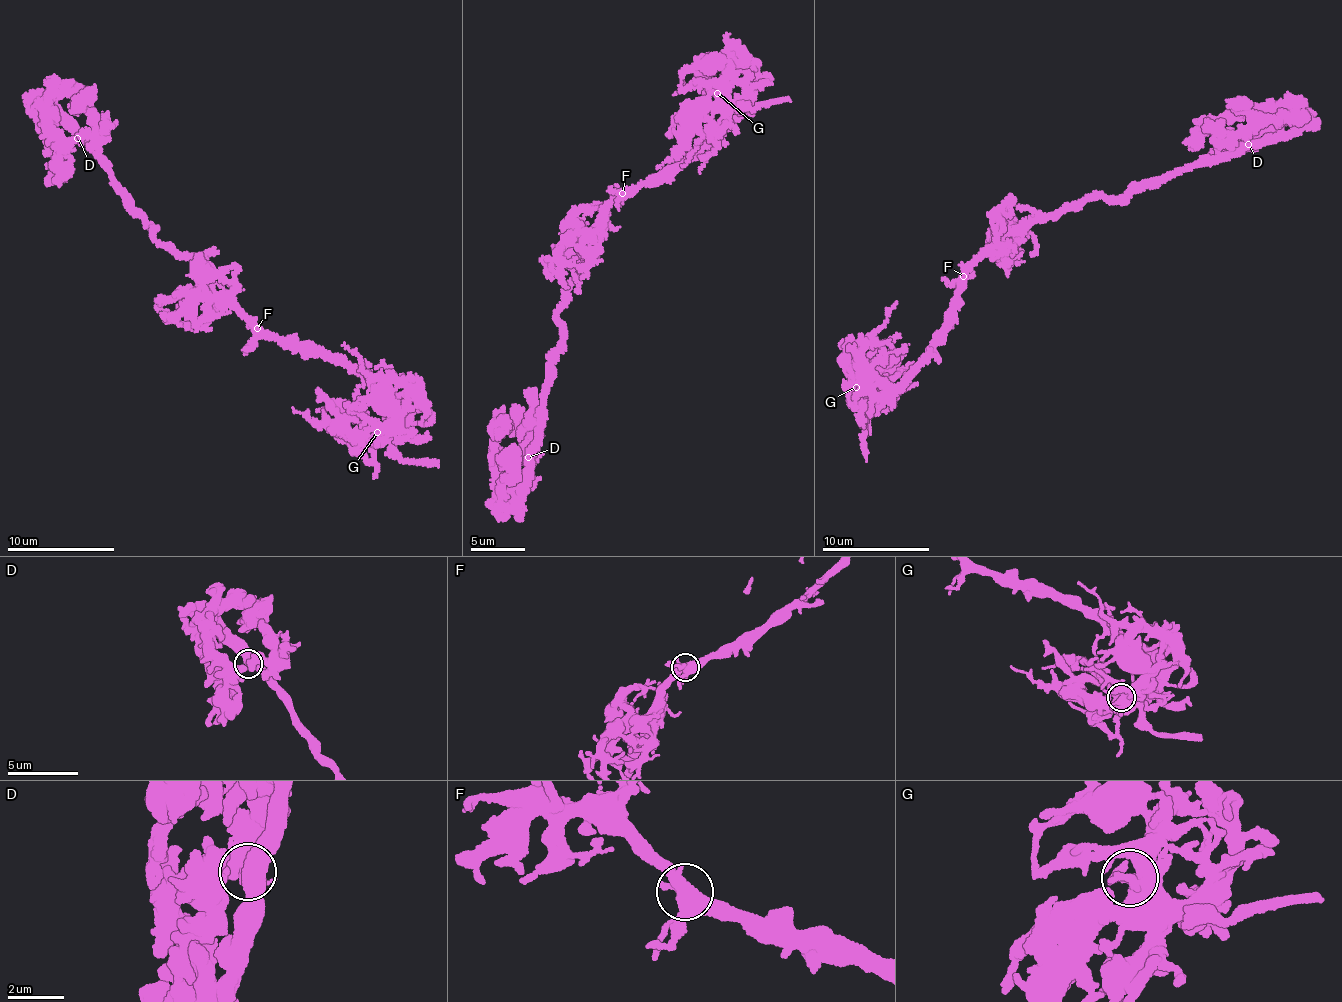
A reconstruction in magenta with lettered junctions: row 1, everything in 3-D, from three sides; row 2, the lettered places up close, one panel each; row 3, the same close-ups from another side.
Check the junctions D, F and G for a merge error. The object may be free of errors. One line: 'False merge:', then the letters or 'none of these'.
False merge: none of these

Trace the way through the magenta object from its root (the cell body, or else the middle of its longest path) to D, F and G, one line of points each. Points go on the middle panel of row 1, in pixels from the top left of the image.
D: (580, 262), (580, 273), (557, 312), (561, 351), (551, 363), (551, 385), (545, 394), (541, 445), (528, 457)
F: (580, 262), (580, 248), (591, 243), (592, 229), (600, 221), (605, 202), (621, 192)
G: (580, 262), (580, 248), (591, 243), (608, 201), (654, 180), (743, 115), (744, 106), (717, 93)

